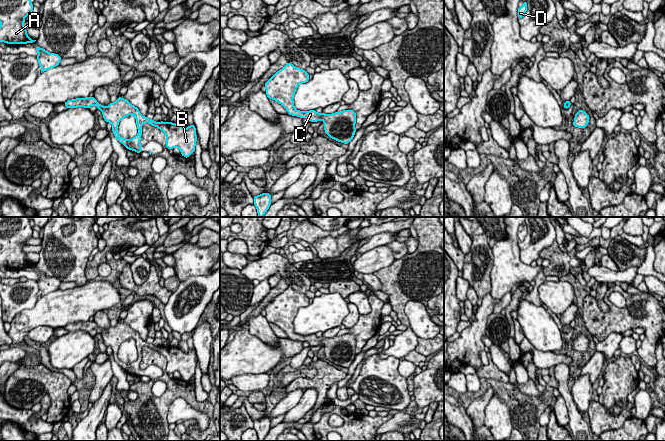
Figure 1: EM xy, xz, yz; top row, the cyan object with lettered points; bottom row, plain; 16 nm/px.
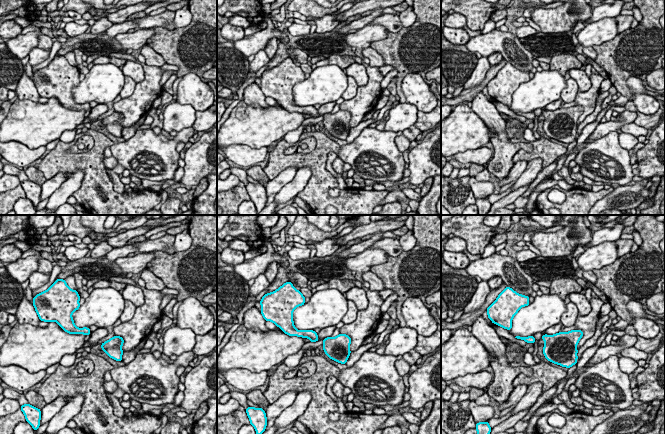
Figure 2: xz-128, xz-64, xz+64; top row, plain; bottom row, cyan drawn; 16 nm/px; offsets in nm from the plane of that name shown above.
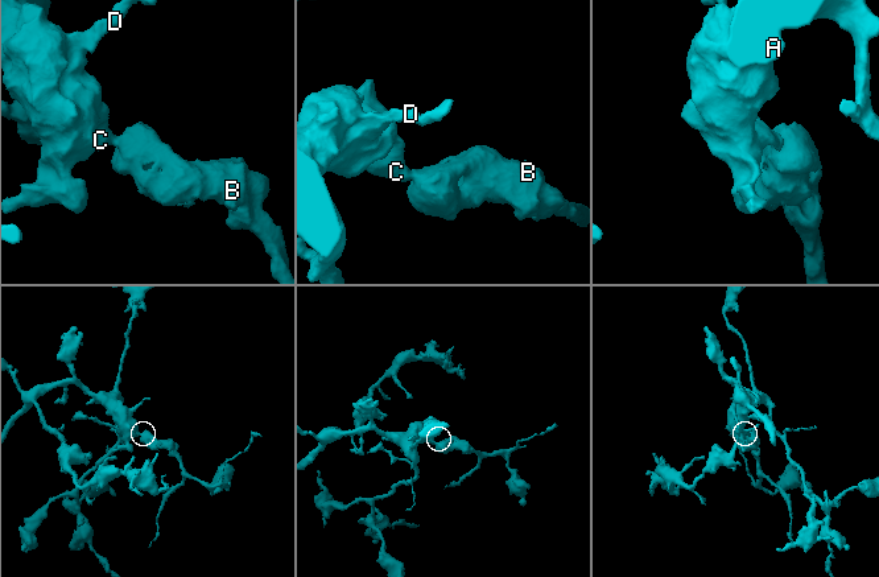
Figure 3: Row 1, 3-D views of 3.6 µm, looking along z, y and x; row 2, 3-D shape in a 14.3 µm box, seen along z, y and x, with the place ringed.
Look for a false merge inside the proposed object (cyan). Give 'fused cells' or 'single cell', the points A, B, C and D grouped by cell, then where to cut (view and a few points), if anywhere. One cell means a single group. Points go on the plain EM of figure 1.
single cell; A B C D; no cut

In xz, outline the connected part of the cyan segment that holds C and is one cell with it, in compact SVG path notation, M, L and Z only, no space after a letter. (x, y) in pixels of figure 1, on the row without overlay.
M288 286L265 307L265 317L269 323L280 327L289 339L308 342L310 346L323 344L326 359L341 367L349 368L356 356L356 337L353 334L324 338L315 334L299 335L294 332L293 321L298 309L308 305L309 298L305 294L296 292Z

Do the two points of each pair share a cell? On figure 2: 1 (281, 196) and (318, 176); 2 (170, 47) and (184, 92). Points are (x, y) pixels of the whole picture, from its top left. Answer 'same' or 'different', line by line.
1: different
2: different

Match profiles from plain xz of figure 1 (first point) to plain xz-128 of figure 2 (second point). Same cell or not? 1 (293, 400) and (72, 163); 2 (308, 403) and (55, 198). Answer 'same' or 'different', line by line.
1: different
2: same

